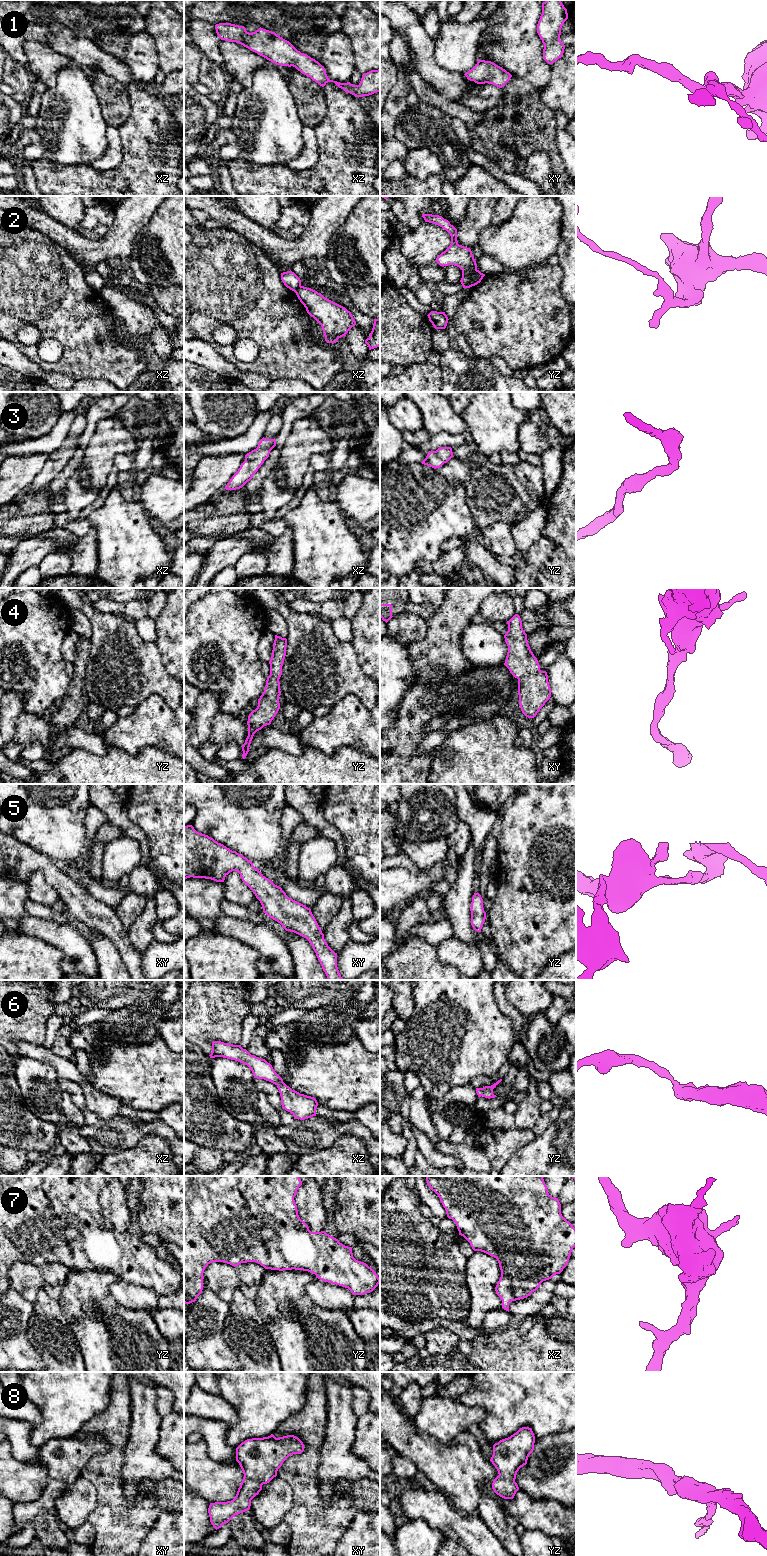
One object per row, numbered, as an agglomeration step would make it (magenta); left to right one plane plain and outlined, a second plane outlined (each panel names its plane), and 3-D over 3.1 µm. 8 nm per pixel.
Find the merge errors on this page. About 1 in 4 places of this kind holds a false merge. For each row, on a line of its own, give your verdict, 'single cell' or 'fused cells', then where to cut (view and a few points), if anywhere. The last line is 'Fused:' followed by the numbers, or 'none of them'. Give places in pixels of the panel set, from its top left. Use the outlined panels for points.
1: single cell; cut none
2: fused cells; cut yz (477, 270), (472, 278), (471, 285)
3: single cell; cut none
4: single cell; cut none
5: single cell; cut none
6: single cell; cut none
7: single cell; cut none
8: single cell; cut none
Fused: 2

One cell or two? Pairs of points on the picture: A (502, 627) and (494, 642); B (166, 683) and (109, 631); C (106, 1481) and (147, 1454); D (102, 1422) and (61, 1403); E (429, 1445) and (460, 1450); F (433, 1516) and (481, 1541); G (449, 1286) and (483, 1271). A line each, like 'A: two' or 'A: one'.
A: two
B: one
C: two
D: two
E: one
F: one
G: two

